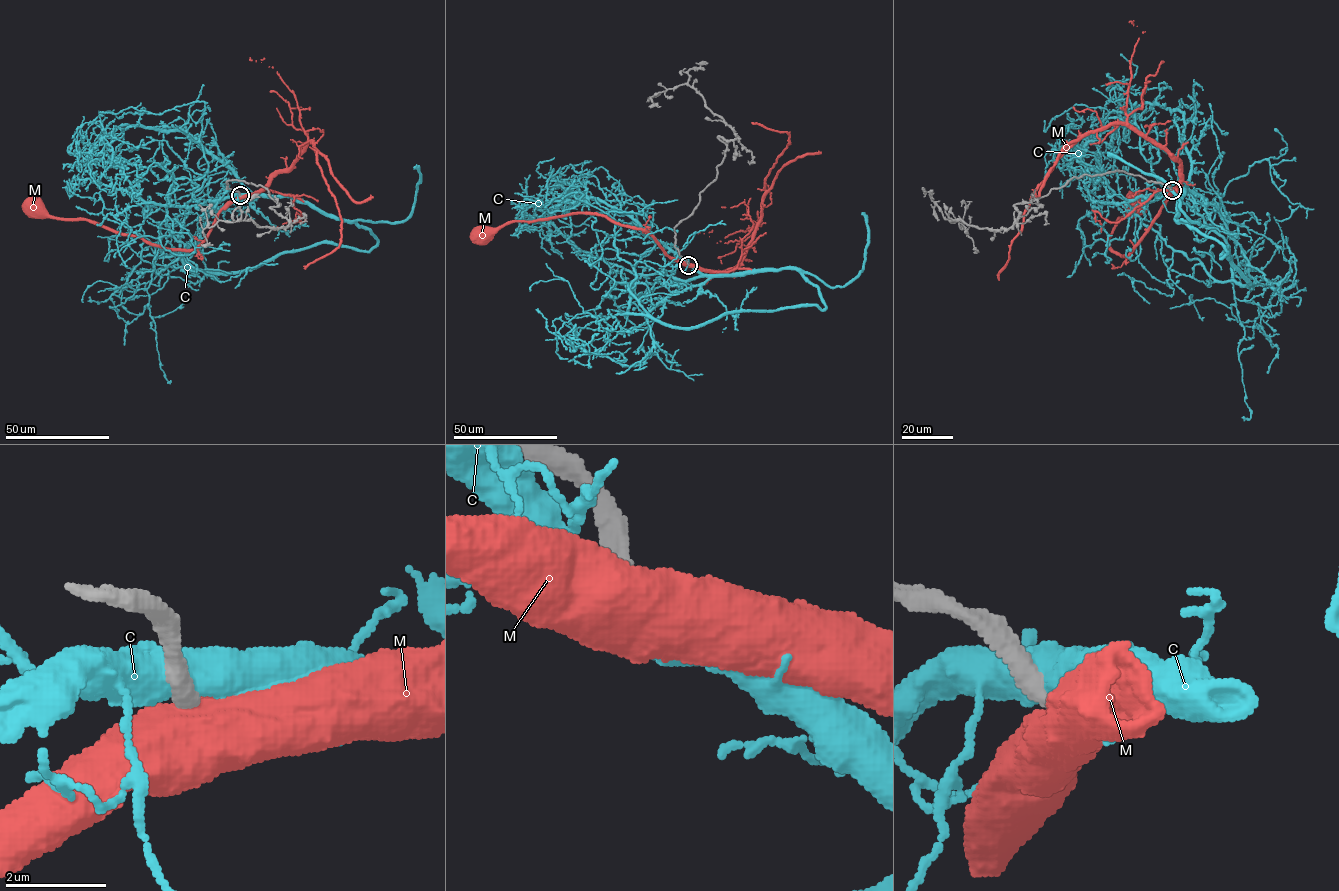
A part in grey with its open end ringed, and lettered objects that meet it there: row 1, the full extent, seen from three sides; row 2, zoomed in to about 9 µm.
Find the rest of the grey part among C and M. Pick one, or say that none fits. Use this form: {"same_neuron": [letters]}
{"same_neuron": []}

